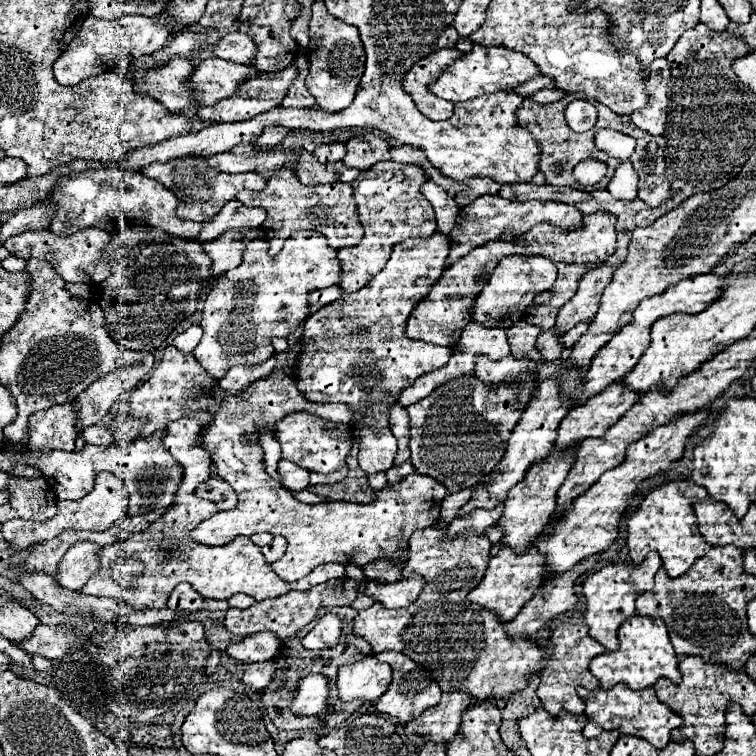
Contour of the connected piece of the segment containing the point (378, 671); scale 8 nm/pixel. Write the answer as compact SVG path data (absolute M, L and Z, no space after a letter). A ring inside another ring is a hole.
M365 656L359 662L343 664L337 672L337 690L341 700L375 702L391 684L391 668L375 656Z

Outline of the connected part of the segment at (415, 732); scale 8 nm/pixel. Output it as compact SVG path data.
M447 692L443 694L437 706L427 708L421 716L407 722L405 734L417 746L431 740L449 742L459 732L461 716L469 706L471 706L471 696L467 692Z

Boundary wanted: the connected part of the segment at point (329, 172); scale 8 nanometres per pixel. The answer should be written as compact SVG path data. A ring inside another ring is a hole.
M297 148L299 154L299 166L297 166L297 178L301 184L307 186L317 186L317 184L329 184L335 180L341 182L353 182L361 170L357 168L347 168L343 162L327 162L319 164L313 154L305 152L303 148Z

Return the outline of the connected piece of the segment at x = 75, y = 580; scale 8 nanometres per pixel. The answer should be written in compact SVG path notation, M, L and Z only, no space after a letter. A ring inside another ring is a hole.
M95 542L73 544L61 560L59 582L67 590L81 590L91 576L99 572L99 550Z

